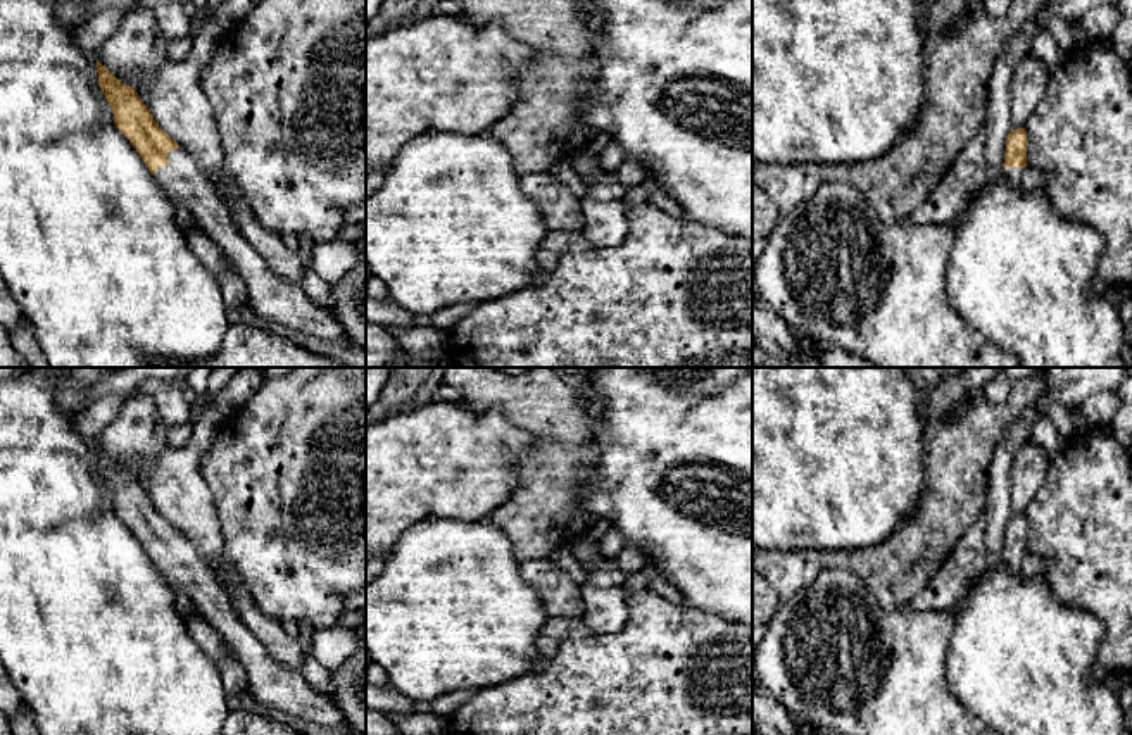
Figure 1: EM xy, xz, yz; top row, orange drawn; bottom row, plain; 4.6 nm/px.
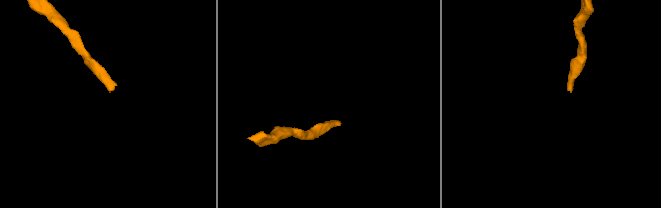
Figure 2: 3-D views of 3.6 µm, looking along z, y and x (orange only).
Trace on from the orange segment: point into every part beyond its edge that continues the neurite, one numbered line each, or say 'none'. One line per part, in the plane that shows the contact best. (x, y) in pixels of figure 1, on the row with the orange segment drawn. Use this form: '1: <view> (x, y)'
1: xy (275, 299)

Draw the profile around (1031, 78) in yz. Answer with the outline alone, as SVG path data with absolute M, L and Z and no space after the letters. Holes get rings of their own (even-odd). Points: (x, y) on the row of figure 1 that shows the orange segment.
M1028 55L1011 76L1011 129L1025 128L1035 107L1042 102L1051 69L1037 57Z

